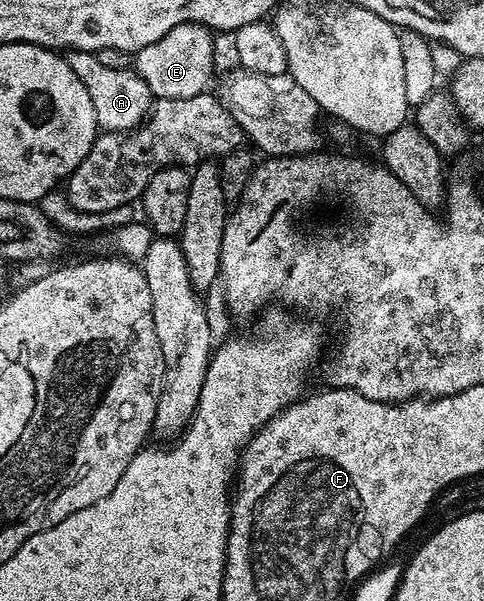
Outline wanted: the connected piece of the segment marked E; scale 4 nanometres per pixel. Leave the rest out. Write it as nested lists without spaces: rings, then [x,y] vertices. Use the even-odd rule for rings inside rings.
[[[185,22],[168,36],[160,36],[156,44],[148,44],[148,48],[139,50],[133,59],[133,69],[148,84],[155,99],[171,98],[172,100],[188,100],[197,94],[207,93],[210,77],[216,71],[212,64],[212,44],[214,34],[210,27],[201,26],[199,22]]]

